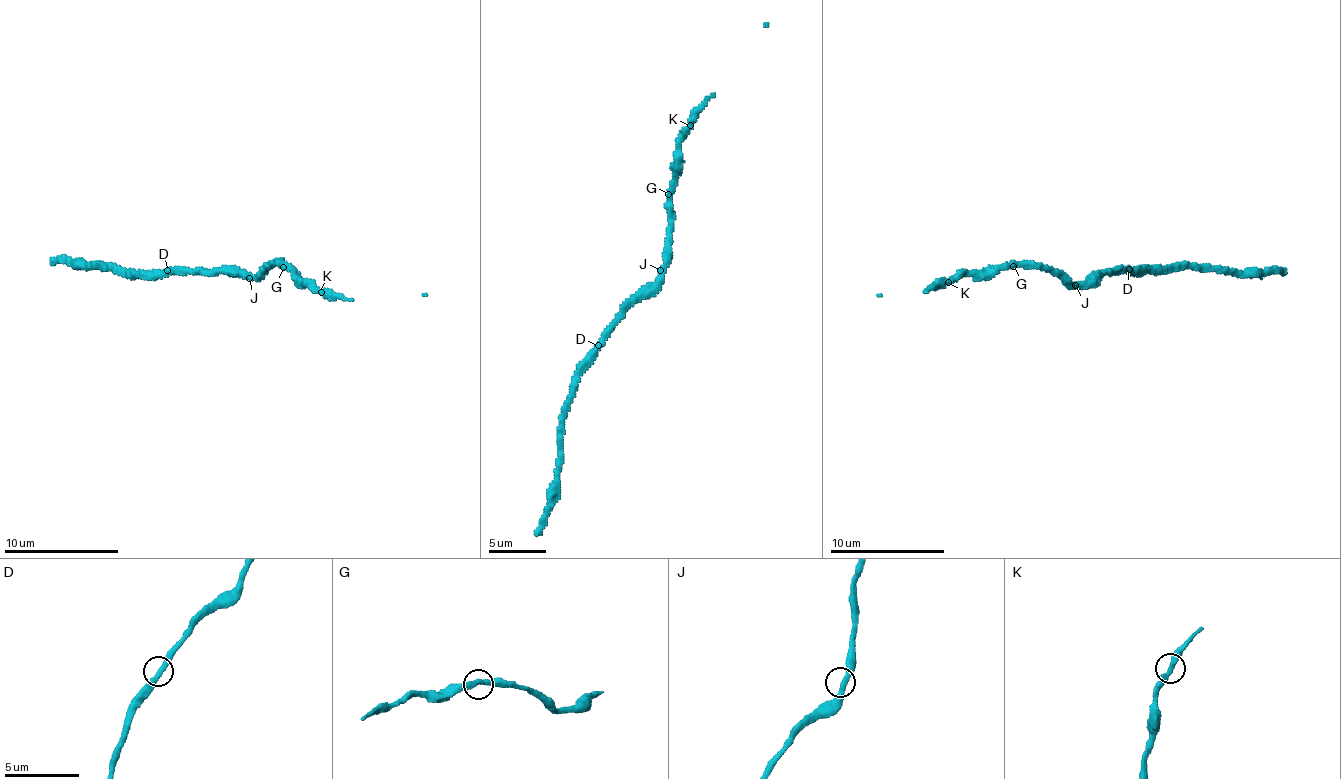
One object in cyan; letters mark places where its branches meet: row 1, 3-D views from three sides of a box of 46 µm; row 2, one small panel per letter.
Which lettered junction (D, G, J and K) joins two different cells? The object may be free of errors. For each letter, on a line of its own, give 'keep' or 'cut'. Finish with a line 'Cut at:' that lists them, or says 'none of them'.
D: keep
G: keep
J: keep
K: keep
Cut at: none of them

